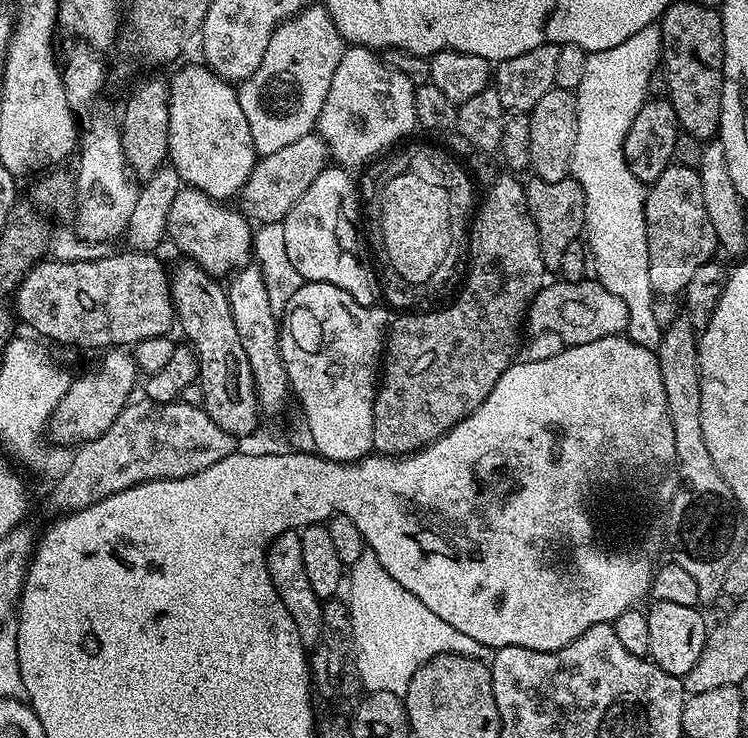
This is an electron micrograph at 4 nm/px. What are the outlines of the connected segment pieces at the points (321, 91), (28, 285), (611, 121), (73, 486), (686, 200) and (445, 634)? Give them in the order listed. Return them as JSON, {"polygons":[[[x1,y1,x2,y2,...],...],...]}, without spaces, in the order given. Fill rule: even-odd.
{"polygons":[[[309,3,304,11,299,12,291,20,283,20,274,30,274,34,270,38,270,42,266,46,266,54,262,54,262,62,254,70,254,74,250,74,248,79,239,85,238,95,240,105,242,106,242,114,246,114,246,122,250,122,250,138,254,140,254,146,260,156,266,154,274,154,274,150,282,150,282,146,290,146,290,142,298,142,298,138,309,135,316,125,316,118,322,108,322,102,326,100,326,94,330,90,330,78,334,76,334,70,338,68,338,62,342,58,346,42,338,34,338,30,334,26,334,22,330,18,330,14,324,8,323,3]],[[151,251,116,252,113,256,100,255,96,260,57,260,45,258,39,264,33,266,26,274,26,278,20,283,14,293,14,311,21,321,24,320,37,332,37,337,46,336,50,340,57,340,60,344,77,344,80,348,100,348,99,350,111,350,117,346,135,346,142,340,149,340,155,336,167,336,174,328,174,313,172,311,172,286,170,283,170,272,159,260,158,255]],[[656,24,646,26,638,34,630,34,622,46,589,52,585,58,582,80,575,88,578,138,576,140,608,140,616,148,616,140,624,140,645,100,649,99,647,82,650,74,661,67,662,34],[588,120,596,132,588,132]],[[136,398,120,411,110,430,106,430,106,434,98,434,98,438,86,440,75,449,74,462,70,462,70,470,63,472,55,481,56,489,52,492,52,504,56,508,61,508,59,510,61,513,67,514,135,484,144,484,147,480,173,480,198,474,206,470,206,466,214,466,214,462,237,451,237,448,237,437,222,430,222,426,218,426,218,422,214,422,214,418,210,418,210,414,203,408,179,402,156,404,147,398]],[[673,162,647,189,644,197,644,217,646,218,646,242,650,250,650,286,656,296,679,297,686,282,698,271,698,266,709,263,718,252,714,226,706,215,706,205,702,202,702,178,695,168]],[[366,550,358,562,350,566,346,576,346,603,354,626,354,654,358,662,361,685,368,692,389,692,403,698,408,693,410,678,426,662,453,652,456,656,485,655,482,642,474,642,470,634,454,630,450,622,442,622,438,614,422,606,406,586,400,586,386,572,372,551]]]}

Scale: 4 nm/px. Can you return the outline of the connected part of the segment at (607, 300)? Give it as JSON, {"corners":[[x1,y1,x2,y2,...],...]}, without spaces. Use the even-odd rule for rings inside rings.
{"corners":[[560,278,557,281,557,284,545,283,539,294,528,305,526,324,527,327,532,327,533,333,553,332,564,339,565,345,571,346,594,342,598,338,606,338,607,336,618,336,627,329,628,311,626,310,626,302,622,302,622,298,618,298,618,294,610,294,610,290,606,290,606,286,602,286,599,279,566,280]]}

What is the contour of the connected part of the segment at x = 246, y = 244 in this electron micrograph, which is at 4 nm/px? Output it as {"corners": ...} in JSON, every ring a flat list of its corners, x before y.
{"corners":[[184,186,174,198,174,202,170,202,168,214,167,239,172,239,184,251,181,253,187,259,217,278,227,277,245,267,253,255,254,228,249,217,235,207,226,207,230,206,212,200,196,188]]}

